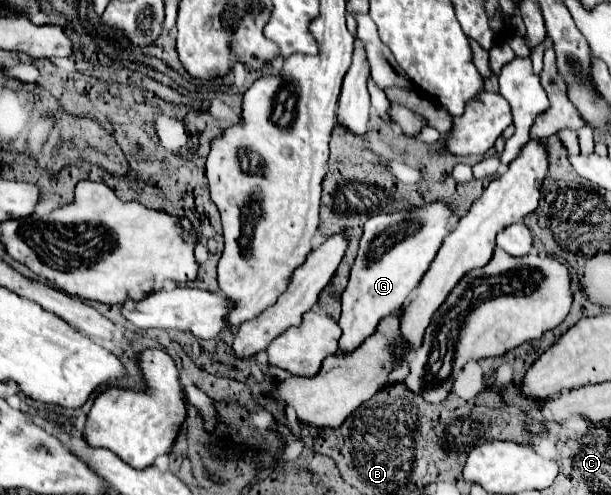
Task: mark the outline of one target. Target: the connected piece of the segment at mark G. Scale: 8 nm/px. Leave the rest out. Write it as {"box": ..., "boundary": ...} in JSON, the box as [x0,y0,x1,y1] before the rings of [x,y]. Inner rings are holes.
{"box":[338,202,456,354],"boundary":[[[434,202],[410,212],[372,216],[364,224],[358,254],[350,268],[350,280],[342,292],[342,316],[338,320],[338,326],[342,328],[342,354],[356,350],[370,334],[374,334],[382,318],[394,314],[404,304],[434,260],[452,218],[456,218],[452,210]]]}

